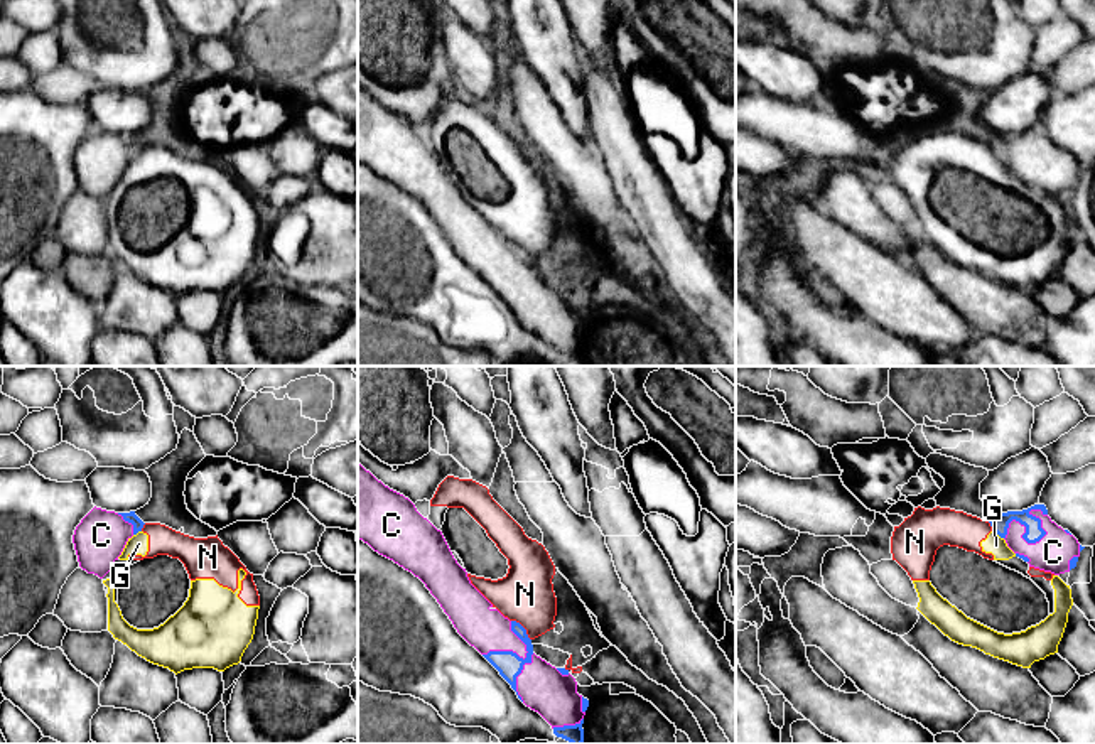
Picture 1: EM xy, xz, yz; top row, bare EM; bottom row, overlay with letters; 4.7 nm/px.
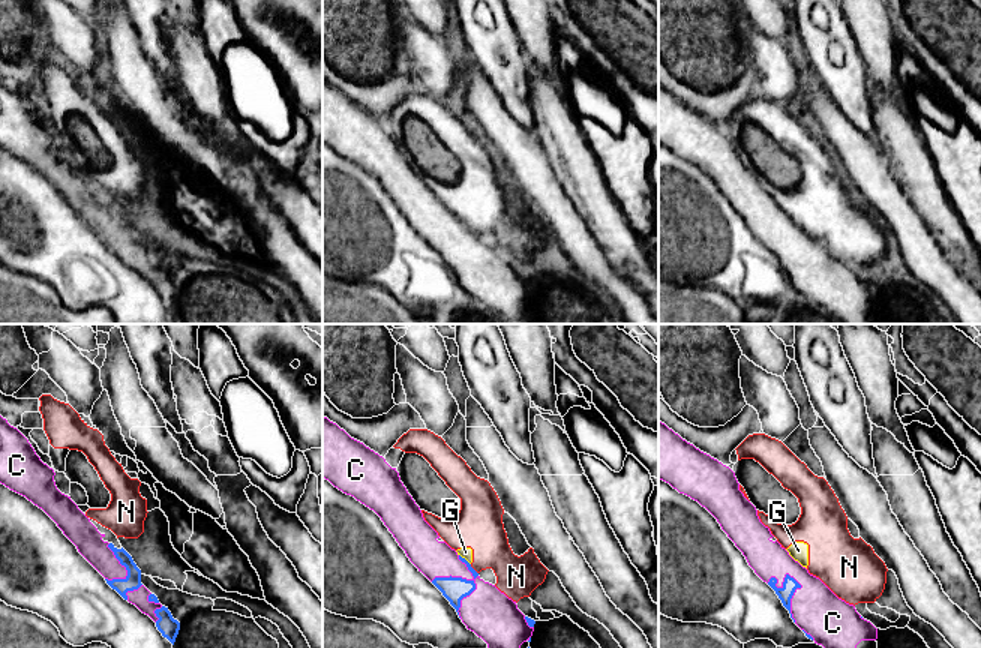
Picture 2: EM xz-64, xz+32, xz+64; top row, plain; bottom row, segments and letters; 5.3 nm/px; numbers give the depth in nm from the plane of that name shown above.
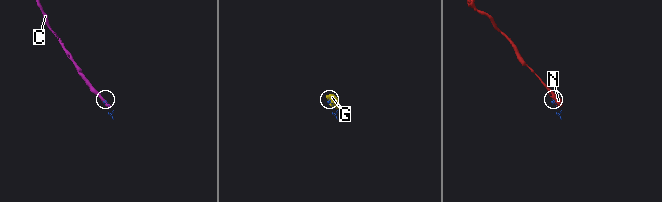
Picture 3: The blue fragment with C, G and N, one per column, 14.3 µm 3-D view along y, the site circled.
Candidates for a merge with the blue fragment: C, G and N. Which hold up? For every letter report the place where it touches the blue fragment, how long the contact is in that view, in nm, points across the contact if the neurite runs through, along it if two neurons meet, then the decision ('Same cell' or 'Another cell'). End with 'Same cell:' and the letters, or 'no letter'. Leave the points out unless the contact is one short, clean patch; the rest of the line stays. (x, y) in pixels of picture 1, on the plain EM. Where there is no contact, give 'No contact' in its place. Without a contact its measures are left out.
C: Touches blue at xz (525, 284). Shared border 380 nm. Same cell
G: Touches blue at yz (997, 156). Shared border 70 nm. Boundary: yz (992, 152), (1003, 161). Another cell
N: Touches blue at xz (523, 250). Shared border 140 nm. Boundary: xz (512, 242), (525, 252), (530, 262). Another cell
Same cell: C

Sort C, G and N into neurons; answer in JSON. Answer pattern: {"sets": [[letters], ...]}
{"sets": [["C"], ["G", "N"]]}

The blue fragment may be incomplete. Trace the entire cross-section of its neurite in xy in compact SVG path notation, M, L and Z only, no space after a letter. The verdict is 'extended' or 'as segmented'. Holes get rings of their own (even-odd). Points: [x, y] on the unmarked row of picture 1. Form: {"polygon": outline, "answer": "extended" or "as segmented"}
{"polygon": "M94 128L73 157L79 189L103 201L143 147L135 133L115 135Z", "answer": "extended"}

